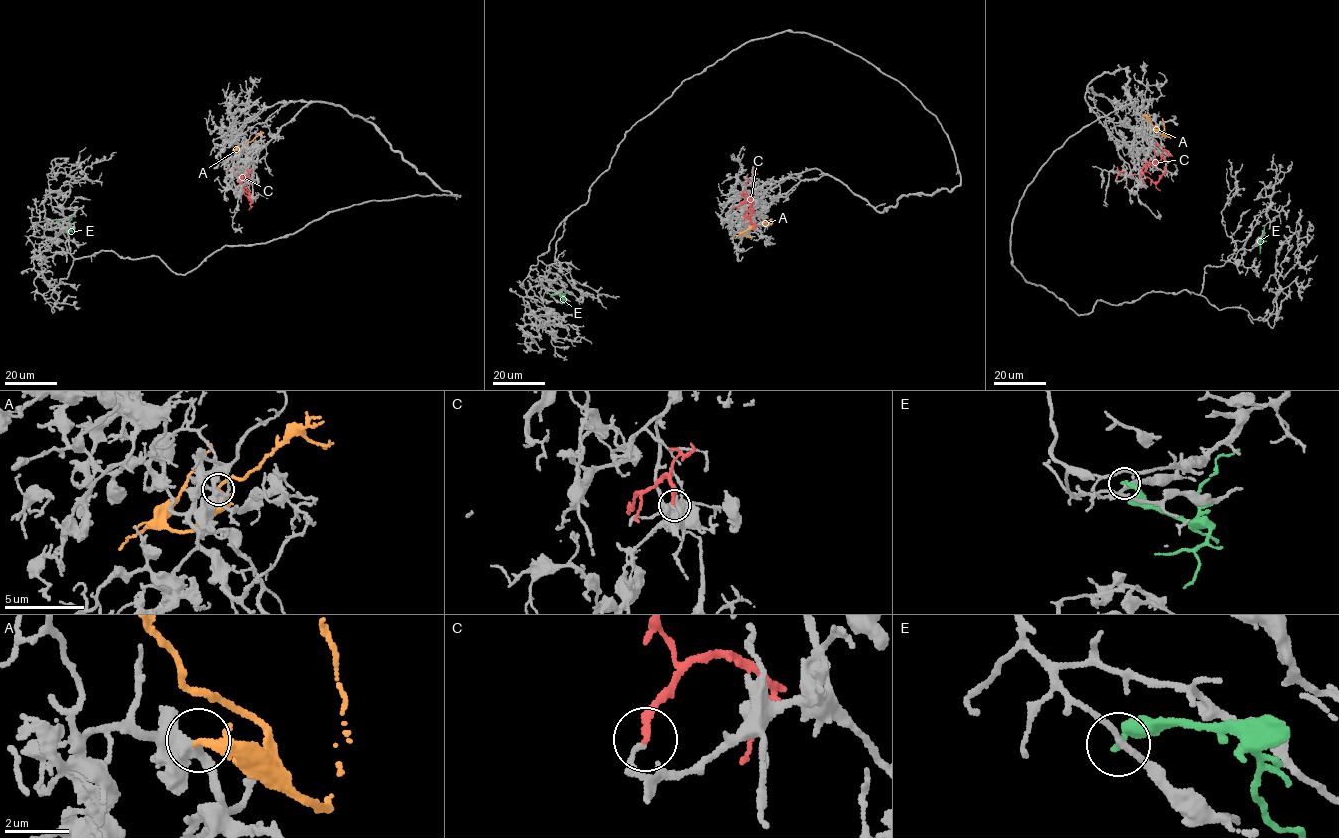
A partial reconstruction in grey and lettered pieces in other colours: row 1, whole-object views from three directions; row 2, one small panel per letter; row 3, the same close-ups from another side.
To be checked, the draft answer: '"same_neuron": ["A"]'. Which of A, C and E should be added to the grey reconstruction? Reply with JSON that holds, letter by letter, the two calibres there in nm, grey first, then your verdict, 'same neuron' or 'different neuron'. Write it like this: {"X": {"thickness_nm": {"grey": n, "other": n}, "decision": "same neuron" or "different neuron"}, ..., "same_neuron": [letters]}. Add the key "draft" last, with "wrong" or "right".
{"A": {"thickness_nm": {"grey": 170, "other": 200}, "decision": "same neuron"}, "C": {"thickness_nm": {"grey": 120, "other": 200}, "decision": "different neuron"}, "E": {"thickness_nm": {"grey": 200, "other": 240}, "decision": "different neuron"}, "same_neuron": ["A"], "draft": "right"}

